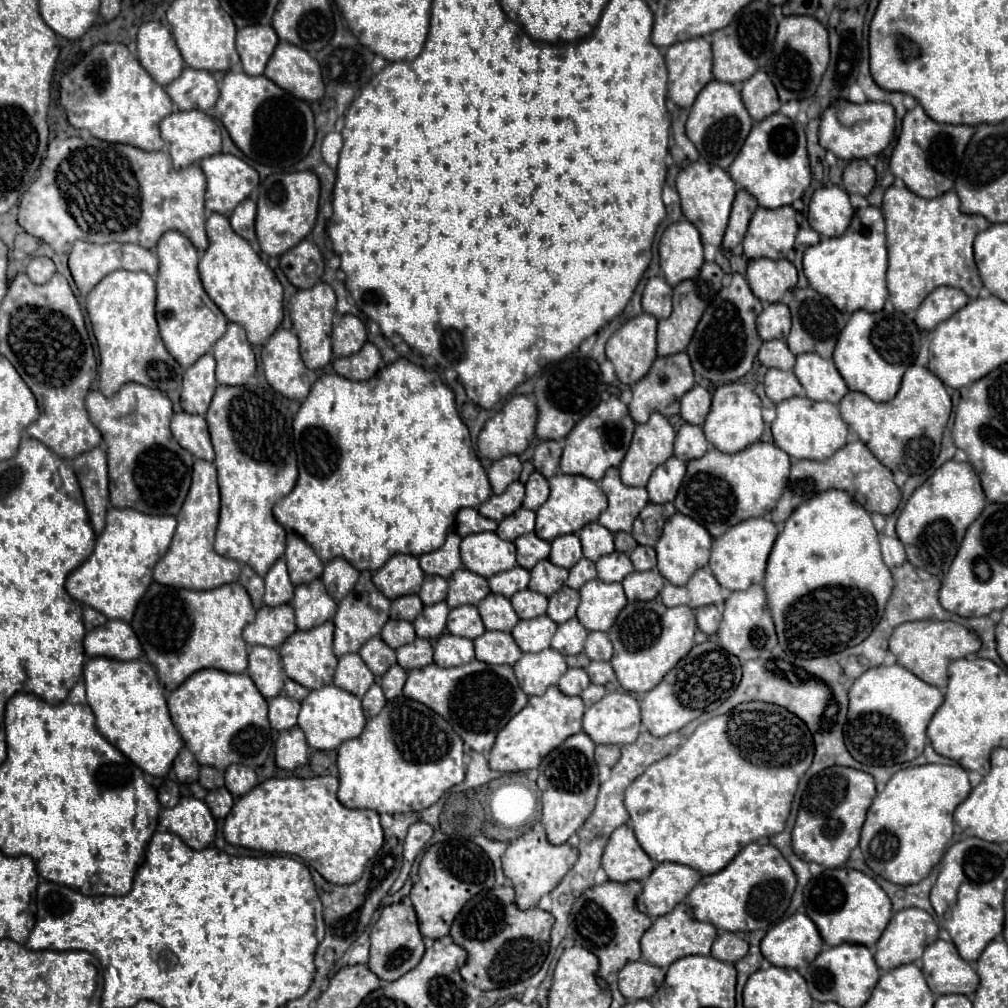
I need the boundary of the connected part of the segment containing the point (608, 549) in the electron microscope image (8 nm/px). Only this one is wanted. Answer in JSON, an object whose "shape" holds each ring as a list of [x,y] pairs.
{"shape":[[[588,523],[580,531],[580,543],[582,543],[584,557],[590,561],[598,561],[602,555],[608,555],[614,551],[612,533],[598,523]]]}

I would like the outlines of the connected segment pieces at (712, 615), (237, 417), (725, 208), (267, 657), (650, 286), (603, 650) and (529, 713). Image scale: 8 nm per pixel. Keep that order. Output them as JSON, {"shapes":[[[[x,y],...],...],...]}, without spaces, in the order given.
{"shapes":[[[[706,605],[706,607],[698,607],[694,611],[696,615],[696,621],[698,621],[698,629],[704,631],[708,637],[714,635],[718,631],[718,625],[720,625],[720,619],[722,619],[722,613],[714,607],[714,605]]],[[[218,385],[206,421],[216,451],[214,465],[218,469],[218,485],[222,495],[220,523],[216,529],[214,551],[222,557],[254,567],[254,571],[258,571],[258,575],[264,577],[266,571],[274,565],[276,559],[284,555],[286,549],[286,531],[274,519],[272,507],[276,501],[280,501],[294,489],[294,483],[298,479],[296,453],[292,451],[292,413],[288,411],[284,397],[272,389],[262,389],[258,385],[252,387]]],[[[692,163],[678,173],[676,189],[680,193],[682,213],[690,223],[694,223],[694,227],[698,227],[702,241],[714,247],[720,247],[728,225],[730,207],[736,195],[736,183],[732,181],[732,177],[724,169],[714,167],[710,163]]],[[[260,645],[252,647],[248,655],[248,675],[266,699],[276,697],[284,687],[284,669],[278,651]]],[[[662,275],[648,279],[642,293],[642,309],[656,319],[664,319],[672,313],[672,287]]],[[[590,633],[590,639],[586,639],[586,647],[584,647],[586,655],[592,661],[610,661],[612,657],[612,643],[608,639],[606,633]]],[[[548,687],[544,695],[530,697],[528,705],[518,715],[514,715],[498,733],[498,739],[490,751],[490,767],[502,773],[536,769],[542,759],[564,739],[582,731],[584,709],[586,707],[580,697],[568,697],[558,687]]]]}

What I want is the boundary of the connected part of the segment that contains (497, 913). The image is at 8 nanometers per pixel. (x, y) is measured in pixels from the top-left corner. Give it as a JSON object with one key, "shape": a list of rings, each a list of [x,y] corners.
{"shape":[[[496,885],[470,899],[452,923],[452,941],[468,953],[460,975],[466,983],[472,983],[482,991],[510,987],[514,983],[530,979],[540,971],[548,955],[554,917],[538,907],[520,911],[514,905],[514,889],[510,885]]]}

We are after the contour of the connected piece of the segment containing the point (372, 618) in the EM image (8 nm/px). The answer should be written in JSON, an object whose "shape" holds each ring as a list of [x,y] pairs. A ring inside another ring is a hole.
{"shape":[[[364,571],[360,575],[356,587],[350,591],[350,595],[346,595],[346,599],[342,599],[338,603],[338,611],[334,615],[334,625],[336,625],[336,631],[334,631],[334,653],[336,653],[336,657],[360,651],[360,647],[368,639],[380,635],[384,623],[388,621],[388,613],[390,613],[390,599],[386,599],[374,587],[374,583],[370,579],[370,573]]]}

